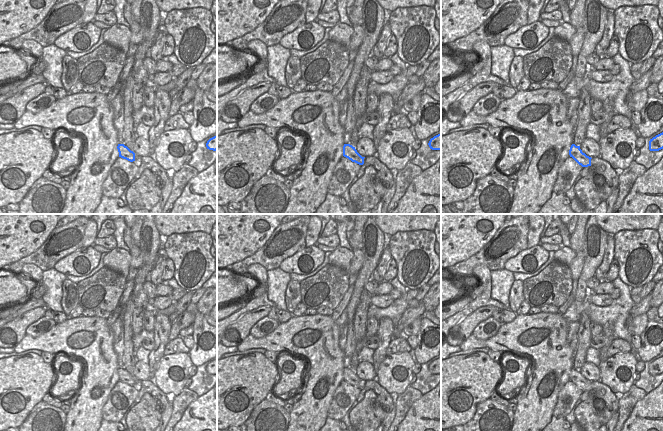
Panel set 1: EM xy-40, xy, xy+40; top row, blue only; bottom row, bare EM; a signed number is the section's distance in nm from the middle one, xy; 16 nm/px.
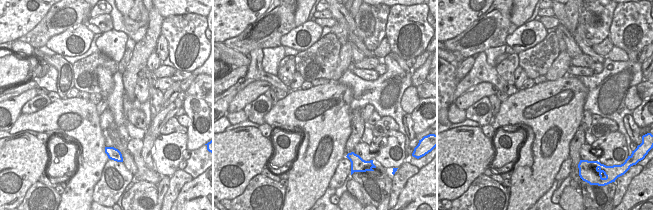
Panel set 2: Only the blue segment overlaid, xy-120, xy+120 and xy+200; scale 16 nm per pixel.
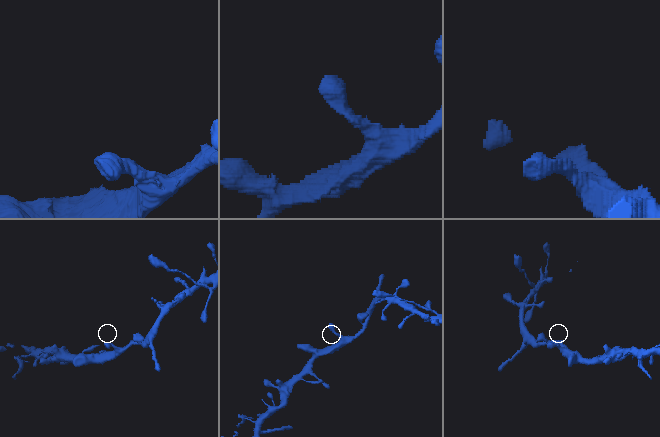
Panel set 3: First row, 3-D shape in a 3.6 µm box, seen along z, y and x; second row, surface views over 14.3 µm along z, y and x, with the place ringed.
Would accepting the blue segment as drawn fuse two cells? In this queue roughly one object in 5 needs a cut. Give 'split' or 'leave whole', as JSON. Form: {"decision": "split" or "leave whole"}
{"decision": "leave whole"}

